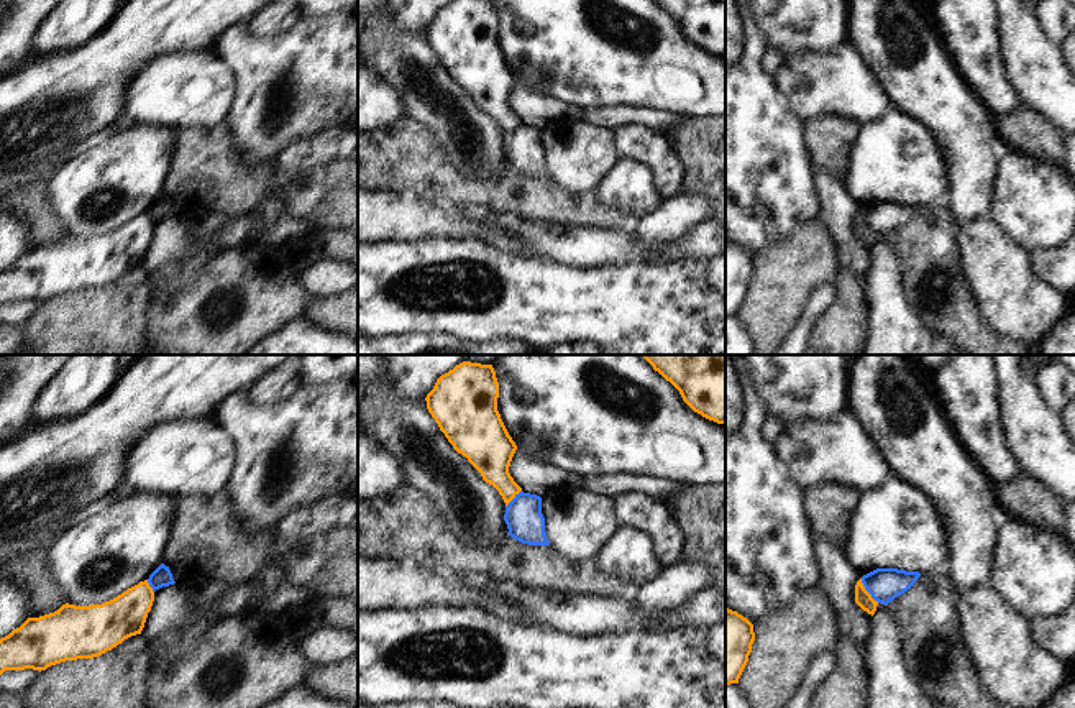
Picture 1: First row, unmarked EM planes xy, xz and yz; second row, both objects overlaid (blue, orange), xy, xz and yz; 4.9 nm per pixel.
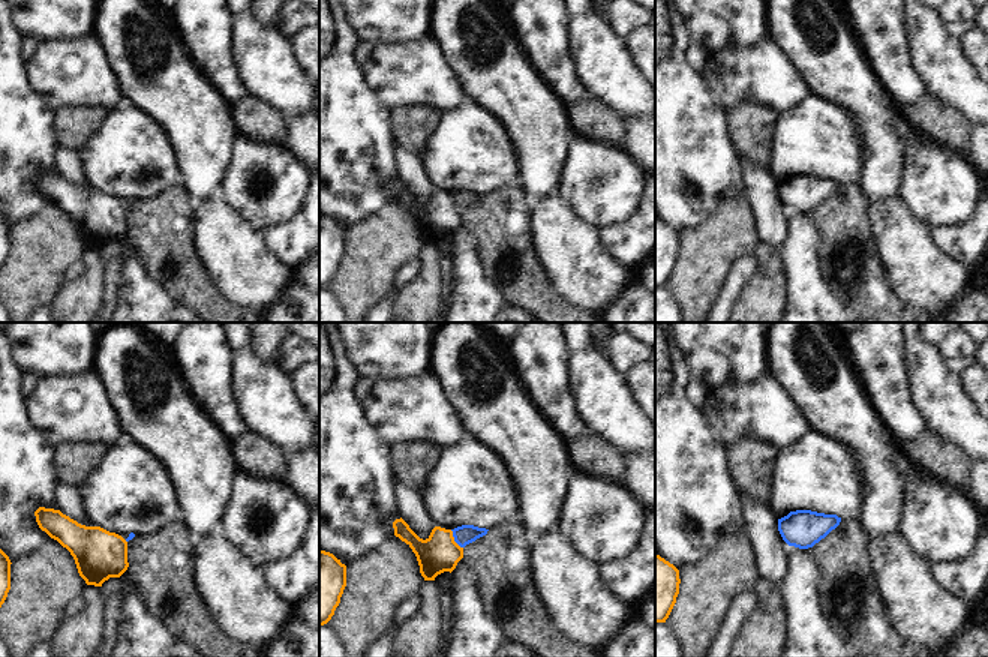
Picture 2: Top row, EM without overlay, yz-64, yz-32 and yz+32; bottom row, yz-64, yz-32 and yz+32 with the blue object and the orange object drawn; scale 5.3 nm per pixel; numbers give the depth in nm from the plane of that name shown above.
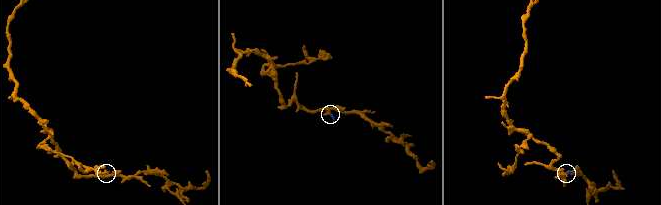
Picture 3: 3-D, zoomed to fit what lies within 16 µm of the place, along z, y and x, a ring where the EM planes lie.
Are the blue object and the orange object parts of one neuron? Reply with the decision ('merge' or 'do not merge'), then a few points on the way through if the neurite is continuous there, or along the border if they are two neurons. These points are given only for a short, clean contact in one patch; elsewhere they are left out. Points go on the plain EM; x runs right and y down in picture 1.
do not merge; border yz (860, 211), (865, 222), (878, 234)

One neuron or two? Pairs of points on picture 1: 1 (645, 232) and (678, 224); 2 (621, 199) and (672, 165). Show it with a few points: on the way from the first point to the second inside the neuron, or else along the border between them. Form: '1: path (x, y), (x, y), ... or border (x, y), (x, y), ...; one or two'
1: path (654, 230), (670, 224); one
2: border (619, 156), (645, 165), (663, 199); two

